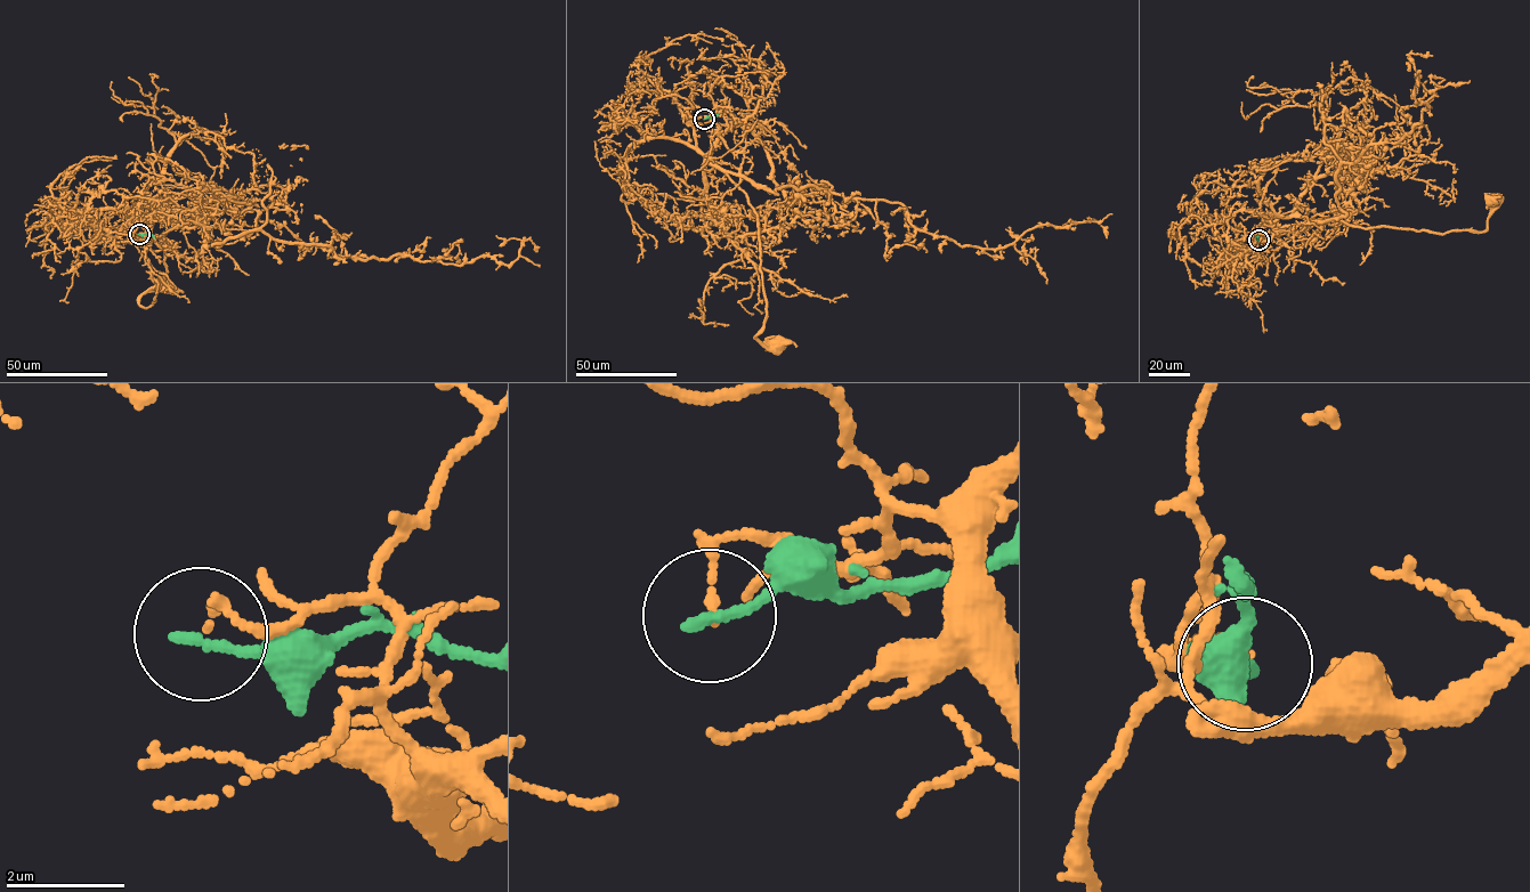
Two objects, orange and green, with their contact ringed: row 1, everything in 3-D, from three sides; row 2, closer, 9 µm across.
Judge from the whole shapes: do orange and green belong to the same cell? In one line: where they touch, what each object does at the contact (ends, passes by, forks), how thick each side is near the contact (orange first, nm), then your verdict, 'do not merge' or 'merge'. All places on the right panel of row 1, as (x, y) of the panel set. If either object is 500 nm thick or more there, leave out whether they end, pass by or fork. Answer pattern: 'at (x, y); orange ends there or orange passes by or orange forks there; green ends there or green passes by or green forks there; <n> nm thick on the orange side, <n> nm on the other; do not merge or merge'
at (1259, 240); orange ends there; green ends there; 120 nm thick on the orange side, 190 nm on the other; do not merge

